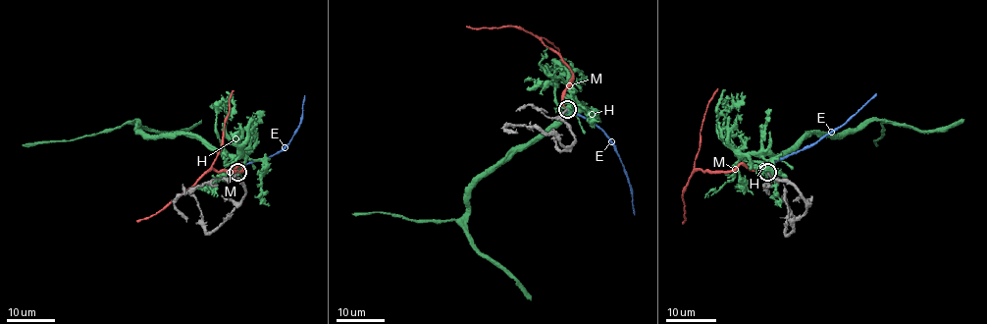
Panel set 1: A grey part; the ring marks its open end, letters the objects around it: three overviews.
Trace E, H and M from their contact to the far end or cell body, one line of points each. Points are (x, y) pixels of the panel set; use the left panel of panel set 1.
E: (236, 172), (283, 148), (299, 127), (305, 95)
H: (236, 173), (245, 161), (244, 154), (221, 154), (195, 135), (148, 135), (133, 121), (73, 140), (23, 146)
M: (236, 172), (233, 169), (239, 164), (243, 168), (240, 171), (210, 169), (154, 214), (137, 222)

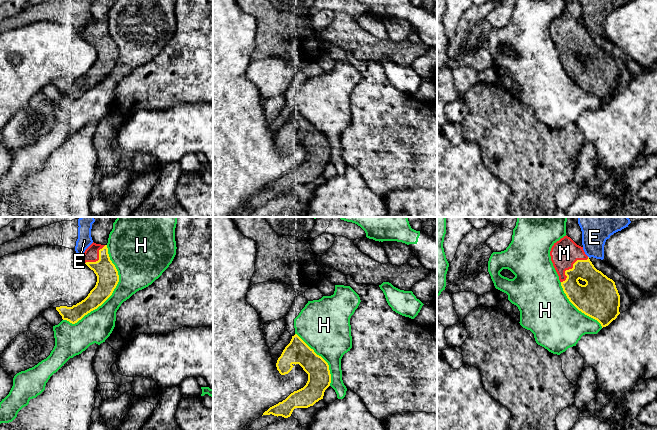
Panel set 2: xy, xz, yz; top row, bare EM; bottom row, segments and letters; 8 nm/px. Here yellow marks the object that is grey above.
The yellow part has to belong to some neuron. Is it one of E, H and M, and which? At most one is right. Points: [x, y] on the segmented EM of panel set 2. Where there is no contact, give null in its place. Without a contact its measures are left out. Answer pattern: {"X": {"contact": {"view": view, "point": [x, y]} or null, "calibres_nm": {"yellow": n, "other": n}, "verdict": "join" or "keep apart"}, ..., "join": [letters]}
{"E": {"contact": null, "verdict": "keep apart"}, "H": {"contact": {"view": "xy", "point": [111, 294]}, "calibres_nm": {"yellow": 180, "other": 260}, "verdict": "keep apart"}, "M": {"contact": {"view": "yz", "point": [572, 268]}, "calibres_nm": {"yellow": 200, "other": 220}, "verdict": "join"}, "join": ["M"]}

